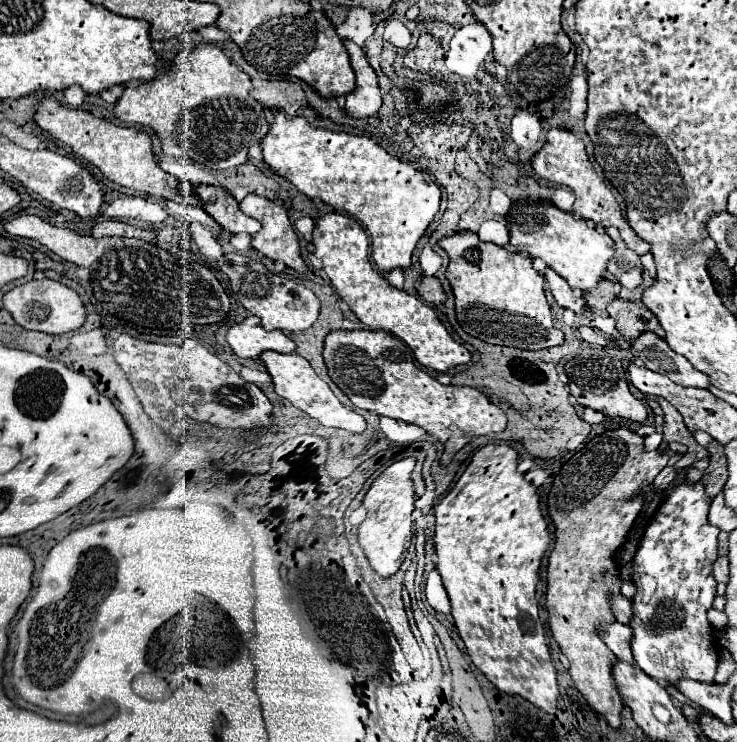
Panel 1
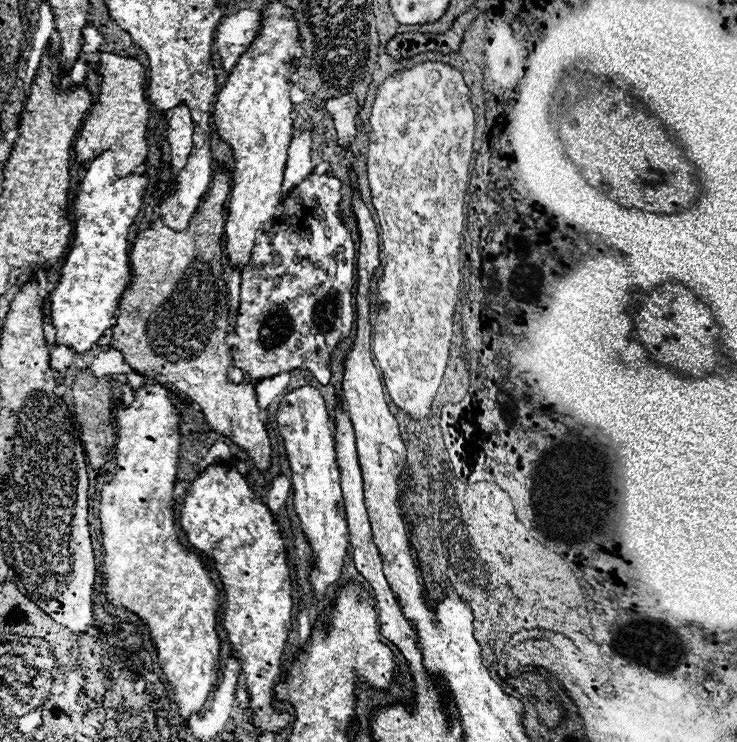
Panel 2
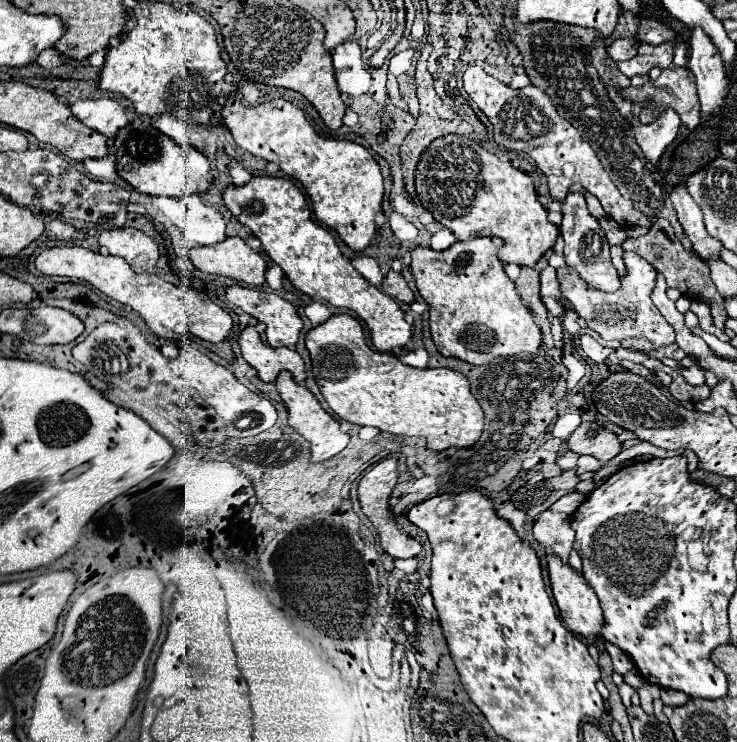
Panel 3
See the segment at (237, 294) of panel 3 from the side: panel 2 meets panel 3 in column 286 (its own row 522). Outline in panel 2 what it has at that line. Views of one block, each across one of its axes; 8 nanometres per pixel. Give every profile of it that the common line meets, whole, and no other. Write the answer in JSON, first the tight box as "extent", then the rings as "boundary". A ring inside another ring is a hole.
{"extent":[278,386,348,600],"boundary":[[[302,386],[288,392],[278,408],[278,430],[286,444],[286,454],[292,466],[294,508],[302,522],[302,530],[314,550],[314,568],[310,582],[318,600],[324,598],[326,588],[340,580],[340,570],[348,550],[348,526],[344,512],[344,494],[340,486],[340,468],[336,462],[334,432],[326,410],[326,402],[312,386]]]}

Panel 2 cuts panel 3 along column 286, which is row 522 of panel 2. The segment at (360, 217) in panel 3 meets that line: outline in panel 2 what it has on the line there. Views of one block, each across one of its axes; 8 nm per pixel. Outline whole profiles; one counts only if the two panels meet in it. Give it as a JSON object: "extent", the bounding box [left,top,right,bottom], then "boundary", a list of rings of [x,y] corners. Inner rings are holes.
{"extent":[100,380,220,720],"boundary":[[[156,380],[140,384],[134,390],[134,400],[130,406],[124,406],[122,402],[116,406],[116,474],[112,482],[102,488],[100,522],[104,536],[102,546],[106,552],[106,598],[114,606],[122,606],[146,622],[158,648],[160,668],[174,688],[182,718],[188,720],[192,712],[198,712],[204,706],[208,692],[218,678],[220,638],[216,632],[216,614],[220,610],[220,594],[216,582],[212,580],[212,568],[202,560],[200,554],[194,554],[182,546],[174,528],[174,508],[170,504],[180,458],[180,422],[182,416],[170,400],[170,390],[166,384]]]}

